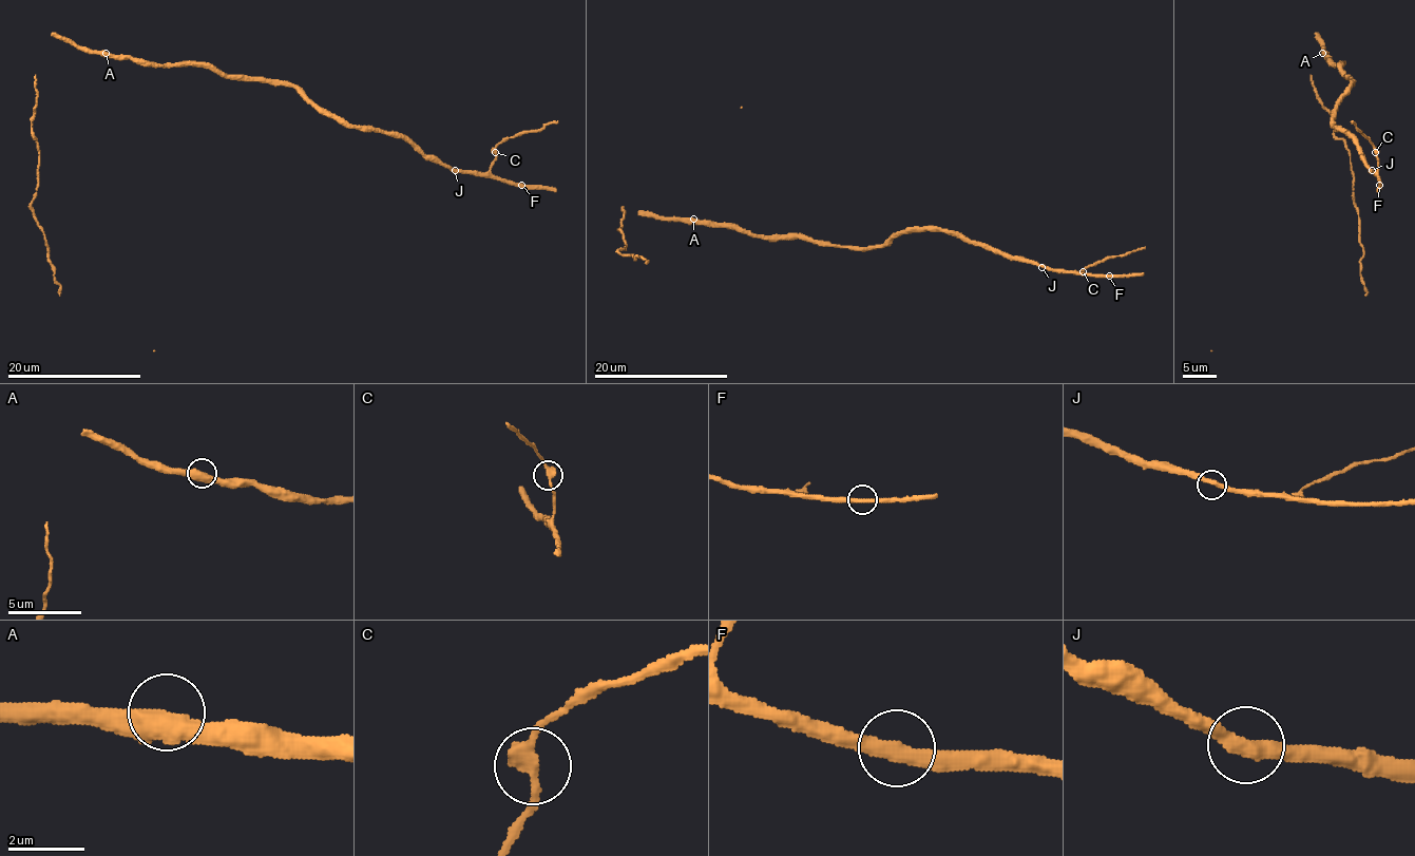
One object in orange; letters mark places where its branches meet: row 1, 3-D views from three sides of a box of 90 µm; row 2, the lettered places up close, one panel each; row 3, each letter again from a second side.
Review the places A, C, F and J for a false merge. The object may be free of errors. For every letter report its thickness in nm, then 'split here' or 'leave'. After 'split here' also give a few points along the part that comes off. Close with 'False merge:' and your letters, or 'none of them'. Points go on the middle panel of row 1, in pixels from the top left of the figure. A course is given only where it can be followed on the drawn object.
A: 550 nm thick; leave
C: 360 nm thick; leave
F: 360 nm thick; leave
J: 360 nm thick; leave
False merge: none of them

